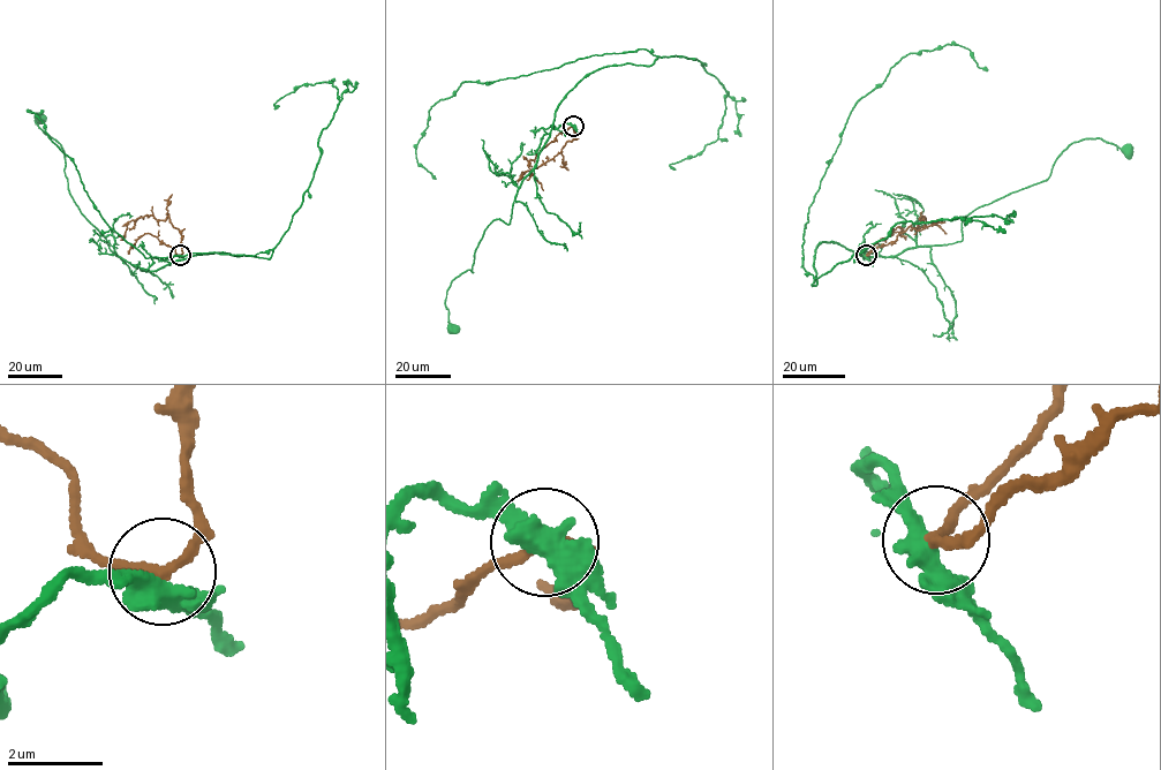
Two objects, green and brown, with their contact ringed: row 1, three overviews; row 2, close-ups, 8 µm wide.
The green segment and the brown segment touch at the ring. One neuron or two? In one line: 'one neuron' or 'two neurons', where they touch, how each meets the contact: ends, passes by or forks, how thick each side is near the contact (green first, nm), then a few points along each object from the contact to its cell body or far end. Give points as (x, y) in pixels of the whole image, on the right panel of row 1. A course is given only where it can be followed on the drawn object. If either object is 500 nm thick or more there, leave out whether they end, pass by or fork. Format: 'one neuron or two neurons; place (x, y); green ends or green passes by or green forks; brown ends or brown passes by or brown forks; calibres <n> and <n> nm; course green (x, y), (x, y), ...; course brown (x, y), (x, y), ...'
two neurons; place (866, 255); green passes by; brown passes by; calibres 480 and 200 nm; course green (866, 255), (864, 240), (884, 257), (960, 241), (965, 217), (1042, 182), (1073, 142), (1131, 151); course brown (866, 255), (894, 242), (898, 234), (910, 226), (916, 227), (925, 217), (918, 227), (922, 226)

